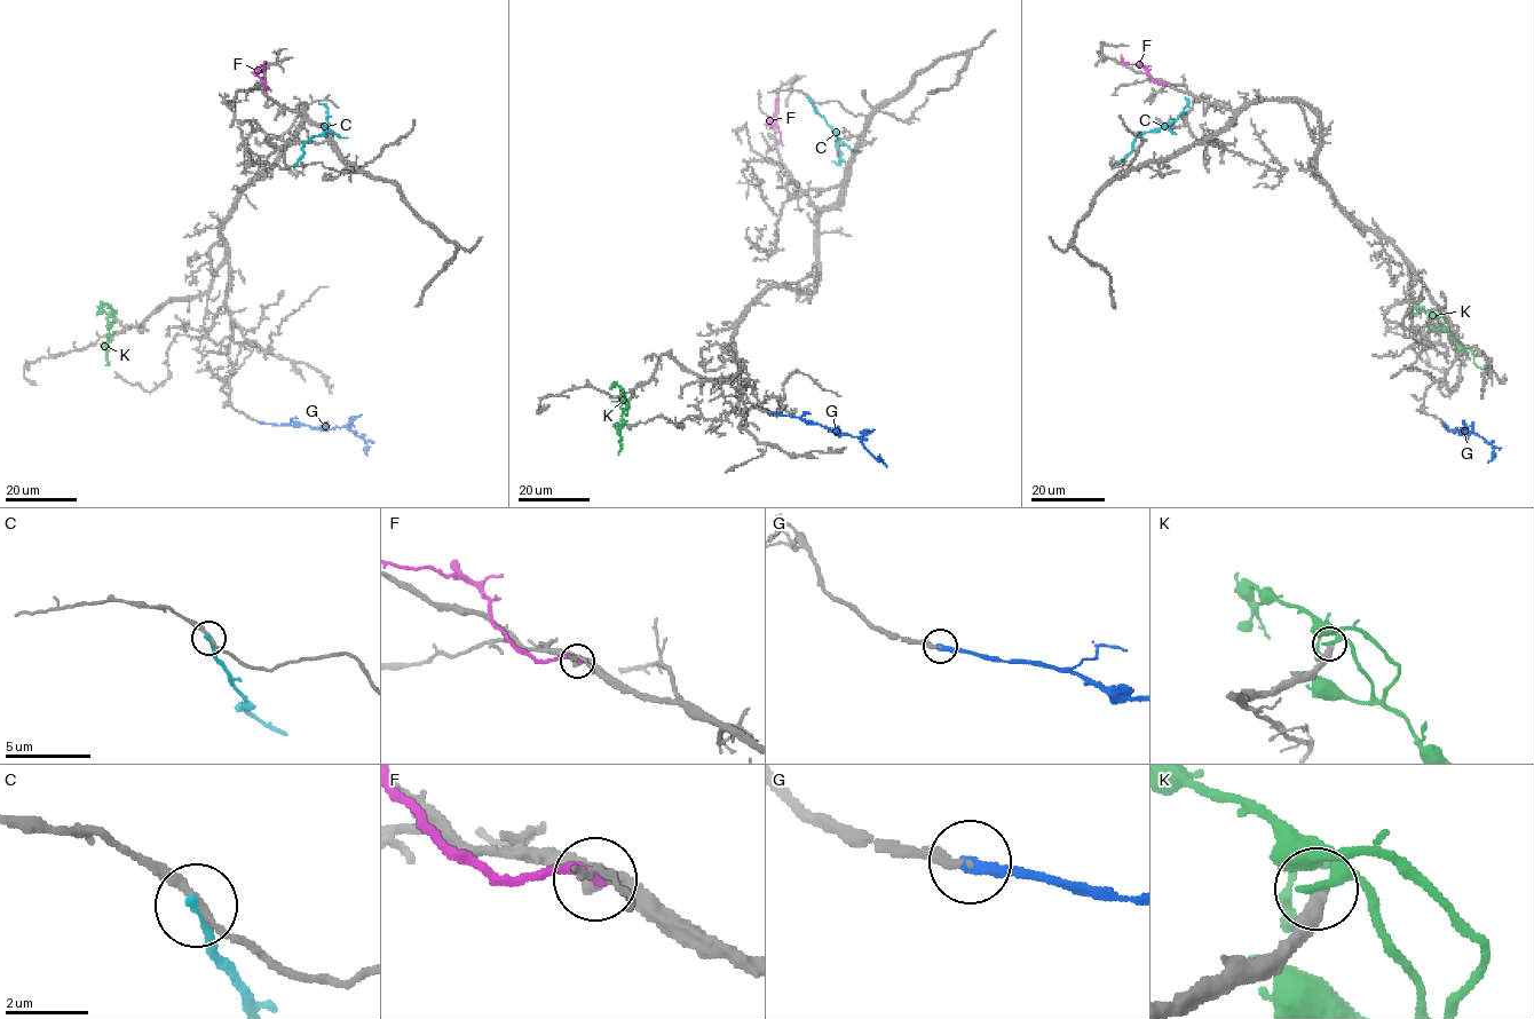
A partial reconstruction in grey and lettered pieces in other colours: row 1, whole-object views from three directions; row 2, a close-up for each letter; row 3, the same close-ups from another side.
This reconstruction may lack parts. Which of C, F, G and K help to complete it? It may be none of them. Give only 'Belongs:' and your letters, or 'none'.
Belongs: G

